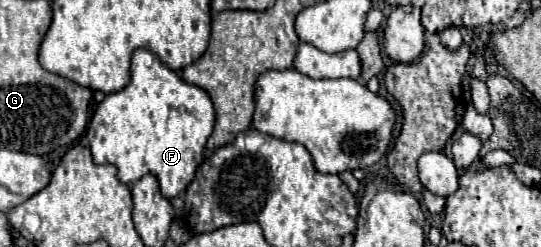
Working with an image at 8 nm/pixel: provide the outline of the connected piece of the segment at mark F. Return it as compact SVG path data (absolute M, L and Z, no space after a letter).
M138 48L132 54L130 64L130 84L120 92L108 94L96 108L90 124L86 128L86 138L90 142L92 160L96 164L114 164L118 168L118 180L122 184L134 184L148 172L158 178L160 192L164 198L174 198L186 190L192 182L196 166L204 158L204 146L214 128L214 106L208 94L192 84L186 84L180 74L166 68L152 52Z

